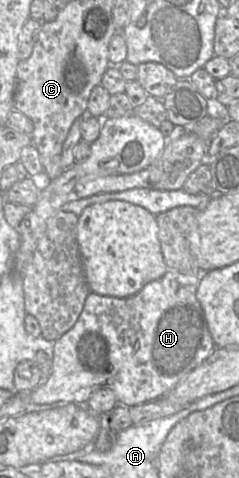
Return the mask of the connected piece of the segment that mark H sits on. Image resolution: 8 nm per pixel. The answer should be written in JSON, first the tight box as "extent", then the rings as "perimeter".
{"extent":[17,269,216,407],"perimeter":[[[168,269],[168,271],[161,278],[147,283],[137,294],[135,294],[133,296],[129,296],[129,297],[125,297],[125,298],[117,298],[117,297],[111,297],[111,296],[102,296],[97,293],[90,292],[85,300],[83,310],[82,310],[78,320],[74,324],[74,326],[70,330],[68,330],[66,333],[64,333],[61,337],[59,337],[57,340],[55,340],[55,342],[54,342],[54,355],[53,355],[53,359],[52,359],[52,374],[49,377],[49,379],[47,380],[47,382],[41,383],[35,389],[33,389],[32,391],[28,392],[28,393],[17,393],[17,394],[26,394],[26,399],[28,400],[29,403],[38,404],[38,405],[50,404],[50,403],[54,403],[54,402],[58,402],[58,401],[76,403],[76,402],[87,402],[89,400],[89,398],[91,397],[91,395],[96,390],[98,390],[100,388],[110,388],[116,394],[117,399],[118,399],[118,404],[125,405],[127,407],[132,407],[134,405],[143,404],[143,403],[146,403],[146,402],[149,402],[149,401],[152,401],[152,400],[155,400],[155,399],[158,399],[158,398],[165,396],[182,378],[184,378],[190,371],[195,369],[206,358],[208,358],[210,356],[210,354],[212,353],[212,351],[216,347],[216,345],[212,339],[212,336],[209,332],[208,325],[207,325],[206,318],[205,318],[203,309],[201,307],[201,304],[199,303],[199,301],[197,300],[197,297],[196,297],[196,291],[197,291],[197,288],[199,285],[200,278],[201,278],[200,274],[183,274],[183,273]]]}

